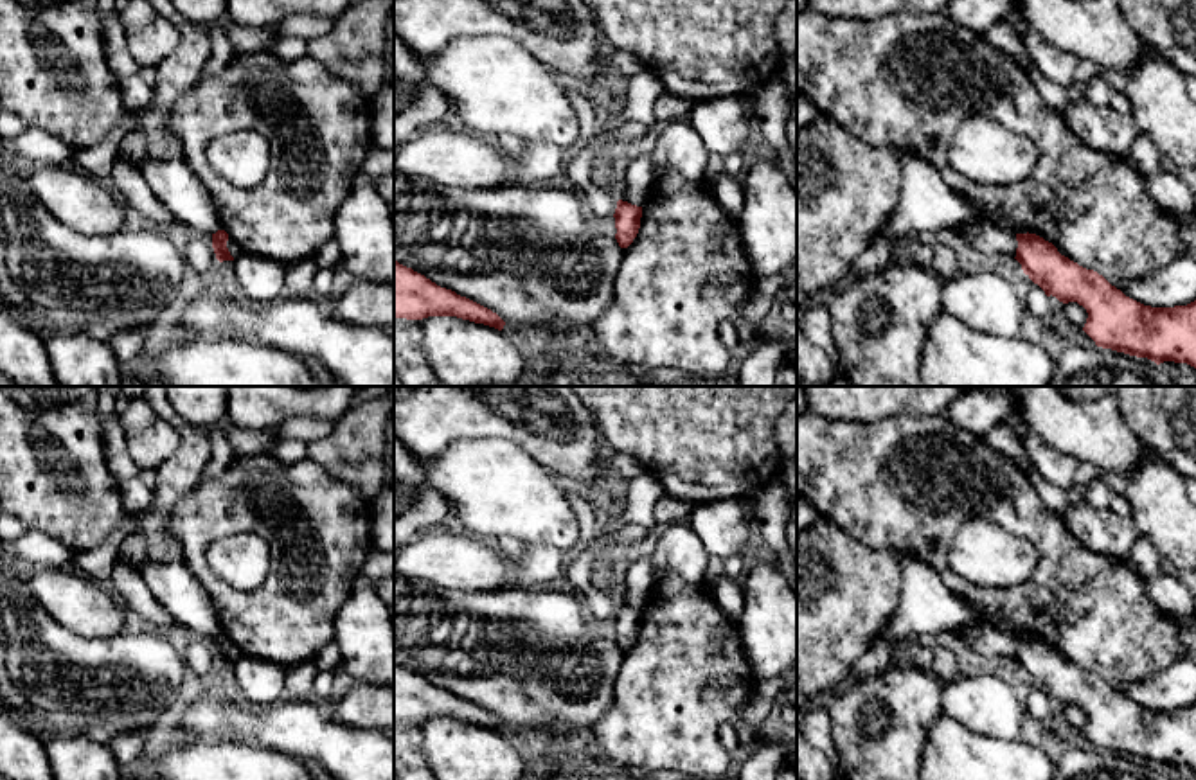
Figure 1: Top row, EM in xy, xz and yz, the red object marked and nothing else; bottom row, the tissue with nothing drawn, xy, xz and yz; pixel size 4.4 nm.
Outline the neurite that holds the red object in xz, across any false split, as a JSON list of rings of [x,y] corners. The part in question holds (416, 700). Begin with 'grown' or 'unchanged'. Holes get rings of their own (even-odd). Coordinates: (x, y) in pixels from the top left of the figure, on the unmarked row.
unchanged; [[[394,663],[394,721],[423,722],[428,719],[457,719],[498,733],[505,728],[491,712]]]

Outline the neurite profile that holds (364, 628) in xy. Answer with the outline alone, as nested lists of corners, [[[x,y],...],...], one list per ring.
[[[363,573],[336,613],[335,642],[354,681],[394,687],[394,616]]]

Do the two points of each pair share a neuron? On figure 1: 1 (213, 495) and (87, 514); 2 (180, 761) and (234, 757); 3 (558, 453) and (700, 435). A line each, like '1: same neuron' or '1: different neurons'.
1: different neurons
2: same neuron
3: different neurons

